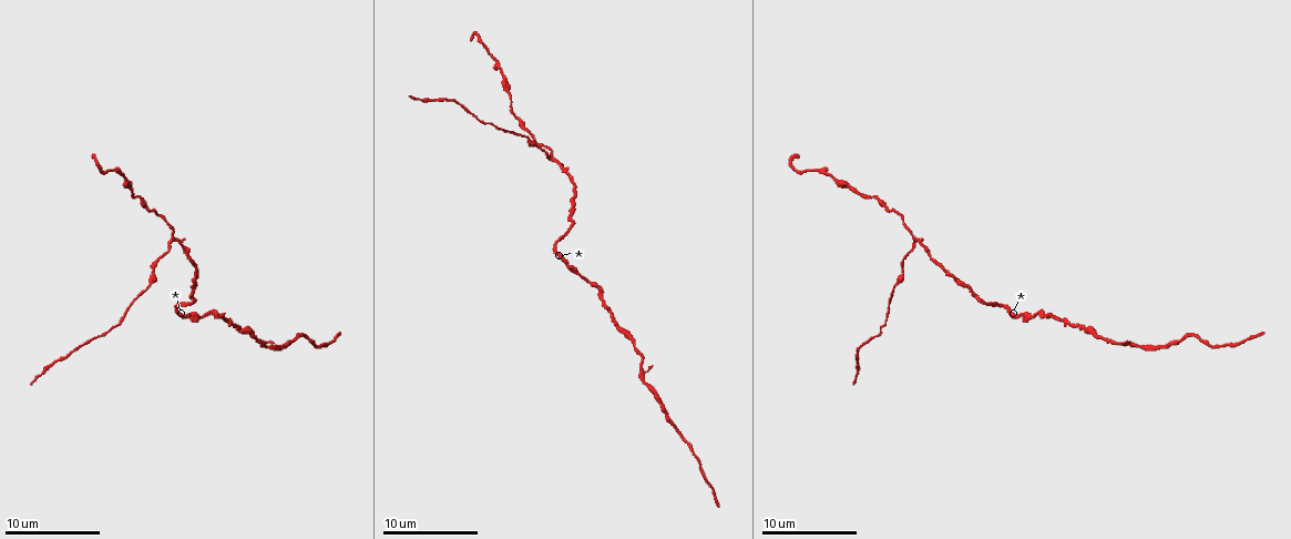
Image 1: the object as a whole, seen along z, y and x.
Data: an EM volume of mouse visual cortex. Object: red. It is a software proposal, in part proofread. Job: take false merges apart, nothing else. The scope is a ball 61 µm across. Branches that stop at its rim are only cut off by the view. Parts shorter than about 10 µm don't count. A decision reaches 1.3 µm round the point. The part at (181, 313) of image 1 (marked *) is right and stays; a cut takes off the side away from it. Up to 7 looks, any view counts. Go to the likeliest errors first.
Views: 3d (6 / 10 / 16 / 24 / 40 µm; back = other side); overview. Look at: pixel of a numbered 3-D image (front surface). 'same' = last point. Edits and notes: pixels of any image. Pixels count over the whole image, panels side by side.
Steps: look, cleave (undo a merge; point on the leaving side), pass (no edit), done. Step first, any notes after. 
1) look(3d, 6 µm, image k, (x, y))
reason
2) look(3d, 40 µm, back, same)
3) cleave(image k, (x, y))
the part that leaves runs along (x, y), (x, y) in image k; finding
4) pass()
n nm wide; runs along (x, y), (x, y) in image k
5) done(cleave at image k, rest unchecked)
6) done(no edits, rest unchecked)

look(3d, 10 µm, image 1, (912, 238))
three arms meet

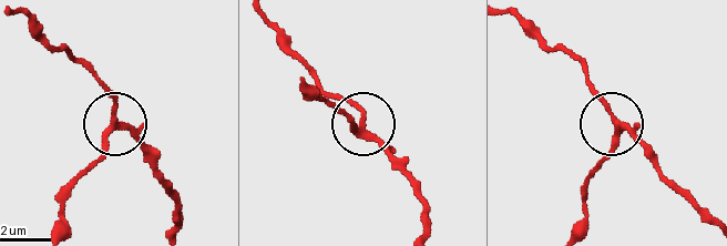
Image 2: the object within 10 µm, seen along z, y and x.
look(3d, 10 µm, back, image 2, (360, 130))
other side

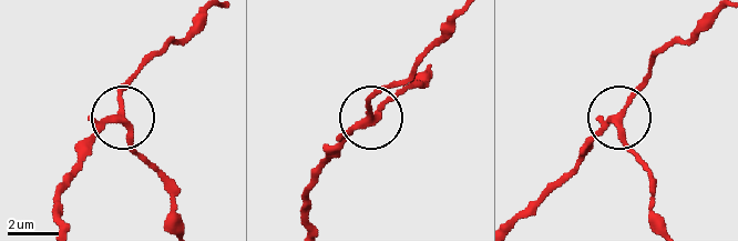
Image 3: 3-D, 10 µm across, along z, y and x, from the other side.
pass()
runs along (521, 219), (572, 168), (646, 74) in image 3; continuous, no second neuron

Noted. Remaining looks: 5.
look(3d, 10 µm, image 1, (645, 384))
a narrow waist

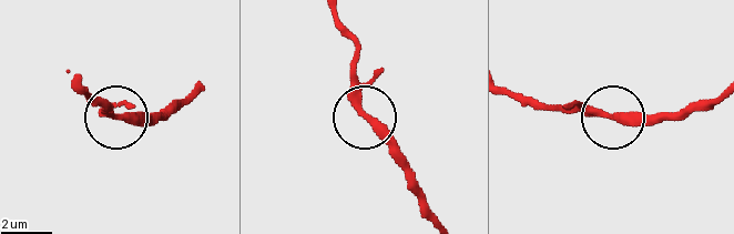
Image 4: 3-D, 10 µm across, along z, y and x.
pass()
300 nm wide; runs along (510, 91), (549, 108), (661, 114) in image 4; one neuron here

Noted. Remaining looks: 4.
look(3d, 6 µm, image 1, (1096, 333))
calibre changes

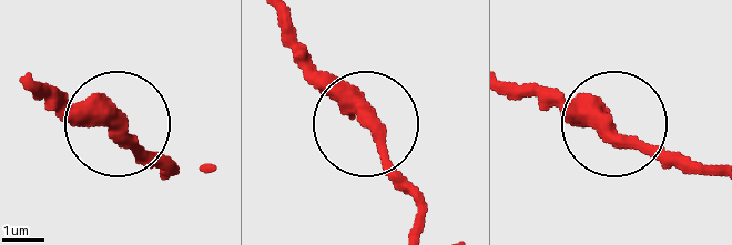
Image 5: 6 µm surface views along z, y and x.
pass()
runs along (281, 27), (415, 193) in image 5; continuous, no second neuron

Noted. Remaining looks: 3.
look(3d, 6 µm, image 1, (666, 417))
calibre changes

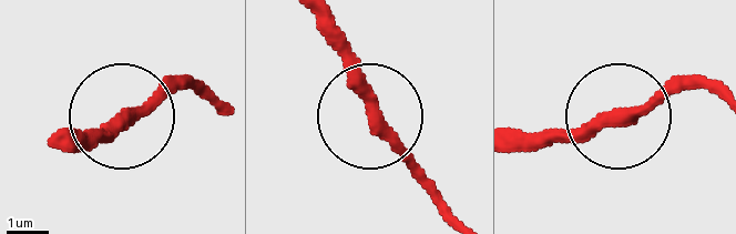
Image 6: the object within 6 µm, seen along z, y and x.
pass()
continuous, no second neuron

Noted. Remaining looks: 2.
done(no edits, rest unchecked)

